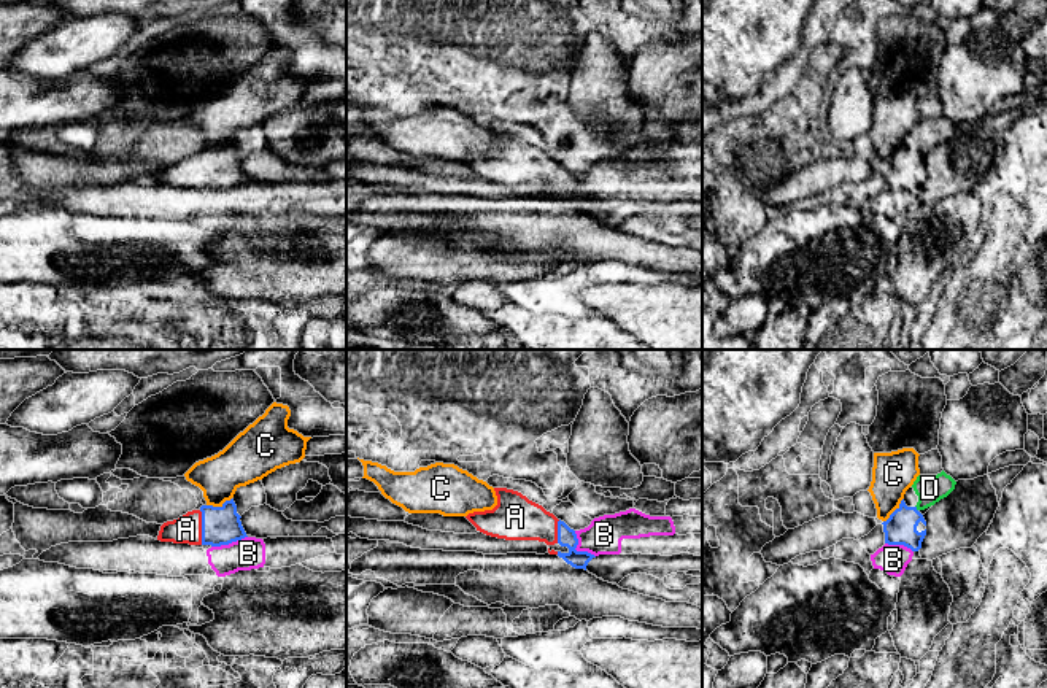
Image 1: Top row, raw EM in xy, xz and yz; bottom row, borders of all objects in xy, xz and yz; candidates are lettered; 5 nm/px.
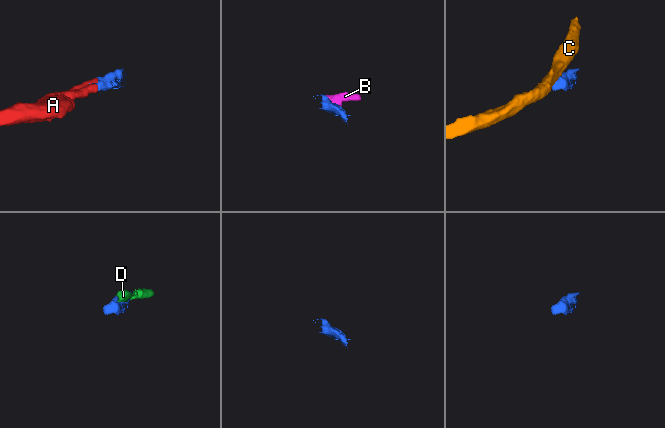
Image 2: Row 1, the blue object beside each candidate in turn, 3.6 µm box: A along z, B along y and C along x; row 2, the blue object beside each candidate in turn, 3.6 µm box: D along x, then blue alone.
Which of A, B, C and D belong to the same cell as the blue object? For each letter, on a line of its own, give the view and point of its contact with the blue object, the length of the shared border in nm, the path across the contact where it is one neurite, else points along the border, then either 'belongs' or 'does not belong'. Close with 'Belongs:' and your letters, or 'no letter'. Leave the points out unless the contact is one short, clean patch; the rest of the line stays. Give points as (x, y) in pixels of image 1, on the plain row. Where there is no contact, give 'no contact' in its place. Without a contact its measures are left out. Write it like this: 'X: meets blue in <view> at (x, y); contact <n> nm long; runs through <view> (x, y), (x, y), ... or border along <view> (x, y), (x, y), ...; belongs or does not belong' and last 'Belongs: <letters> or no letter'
A: meets blue in xy at (202, 172); contact 180 nm long; belongs
B: meets blue in xz at (575, 194); contact 170 nm long; border along xz (574, 175), (577, 183), (575, 193), (590, 196), (594, 200); does not belong
C: meets blue in xy at (218, 151); contact 130 nm long; border along xy (231, 142), (220, 150), (207, 150); does not belong
D: meets blue in yz at (915, 153); contact 30 nm long; border along yz (915, 150), (917, 154); does not belong
Belongs: A

